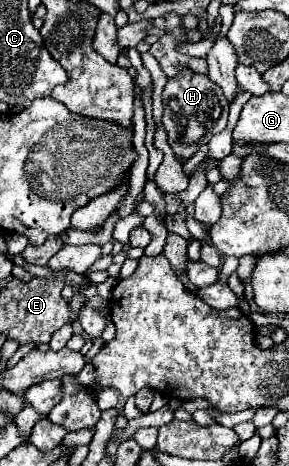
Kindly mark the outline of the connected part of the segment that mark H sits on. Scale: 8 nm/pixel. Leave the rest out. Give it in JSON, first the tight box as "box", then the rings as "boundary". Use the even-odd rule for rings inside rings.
{"box":[161,69,229,159],"boundary":[[[189,69],[181,71],[179,77],[167,81],[165,89],[163,89],[163,117],[161,117],[161,123],[167,131],[167,143],[171,145],[175,157],[179,159],[191,159],[199,147],[195,145],[185,145],[183,143],[183,137],[179,135],[179,119],[181,117],[197,117],[197,119],[205,119],[205,121],[211,121],[211,127],[205,131],[205,135],[201,137],[199,145],[205,145],[209,143],[209,139],[215,135],[215,133],[221,133],[225,127],[227,127],[227,115],[229,115],[229,101],[225,99],[225,95],[221,93],[219,85],[215,85],[207,75],[199,75],[199,73],[191,73]]]}

